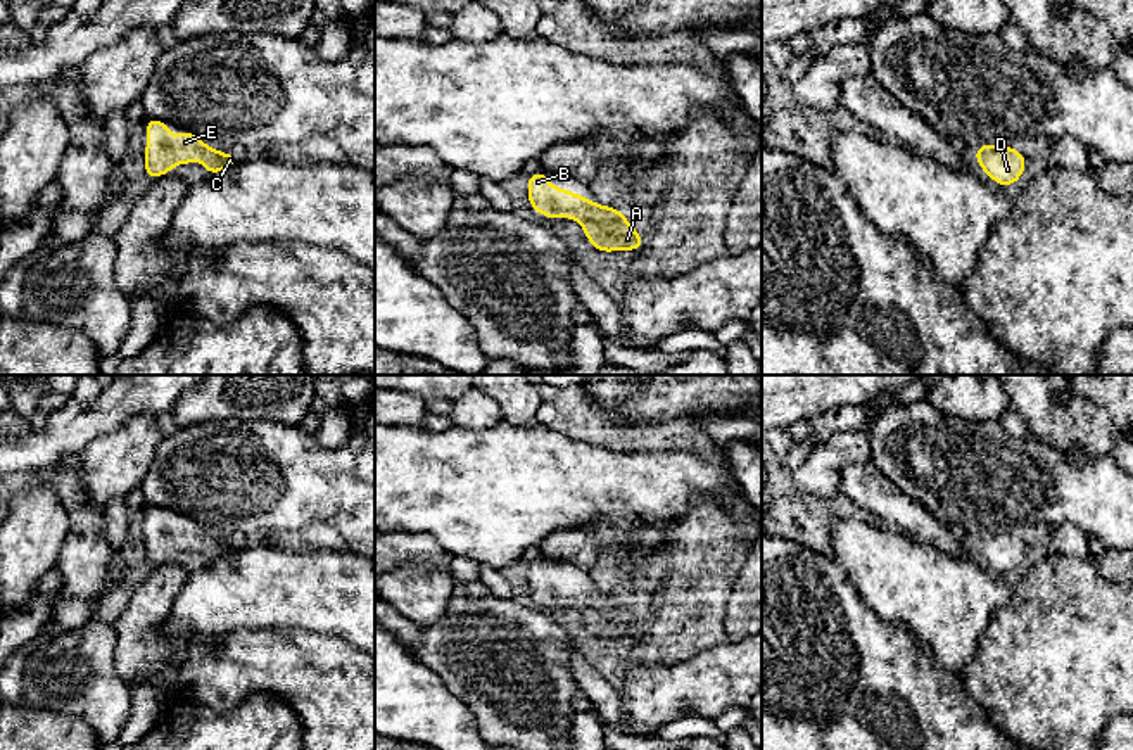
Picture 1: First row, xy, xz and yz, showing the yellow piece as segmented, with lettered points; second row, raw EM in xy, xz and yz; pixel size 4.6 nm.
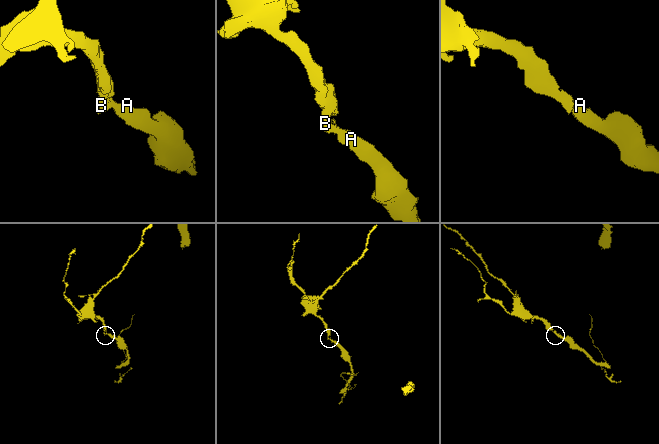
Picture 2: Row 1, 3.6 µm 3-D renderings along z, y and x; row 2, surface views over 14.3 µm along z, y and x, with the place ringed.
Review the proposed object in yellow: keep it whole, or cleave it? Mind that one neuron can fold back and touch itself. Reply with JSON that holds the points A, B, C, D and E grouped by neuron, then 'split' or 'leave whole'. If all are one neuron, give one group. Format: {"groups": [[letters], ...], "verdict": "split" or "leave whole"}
{"groups": [["A", "B", "C", "D", "E"]], "verdict": "leave whole"}

